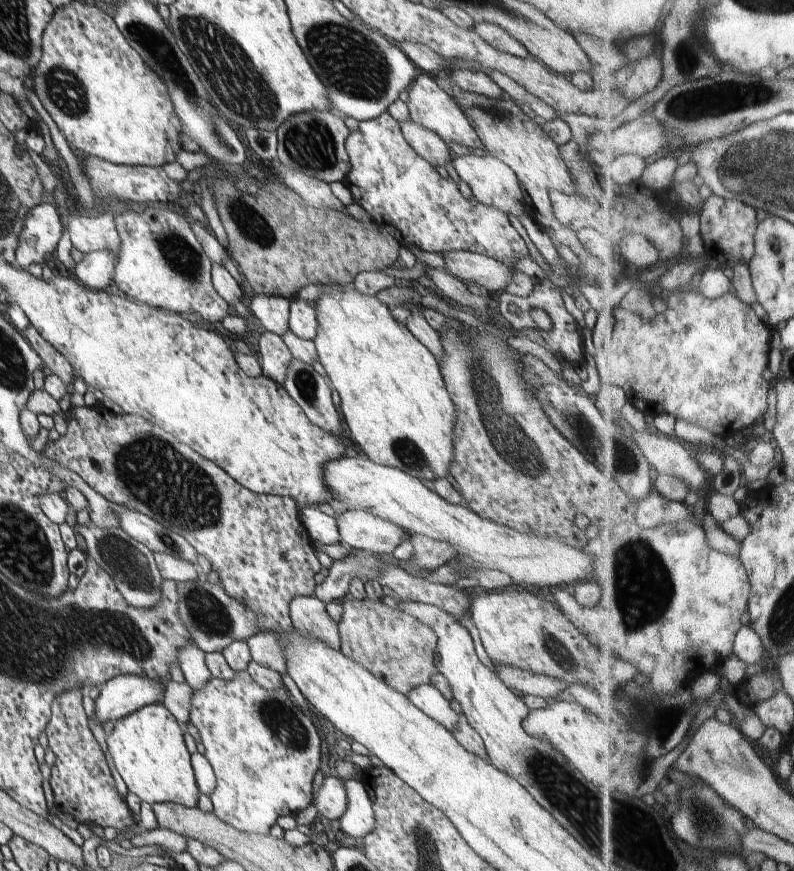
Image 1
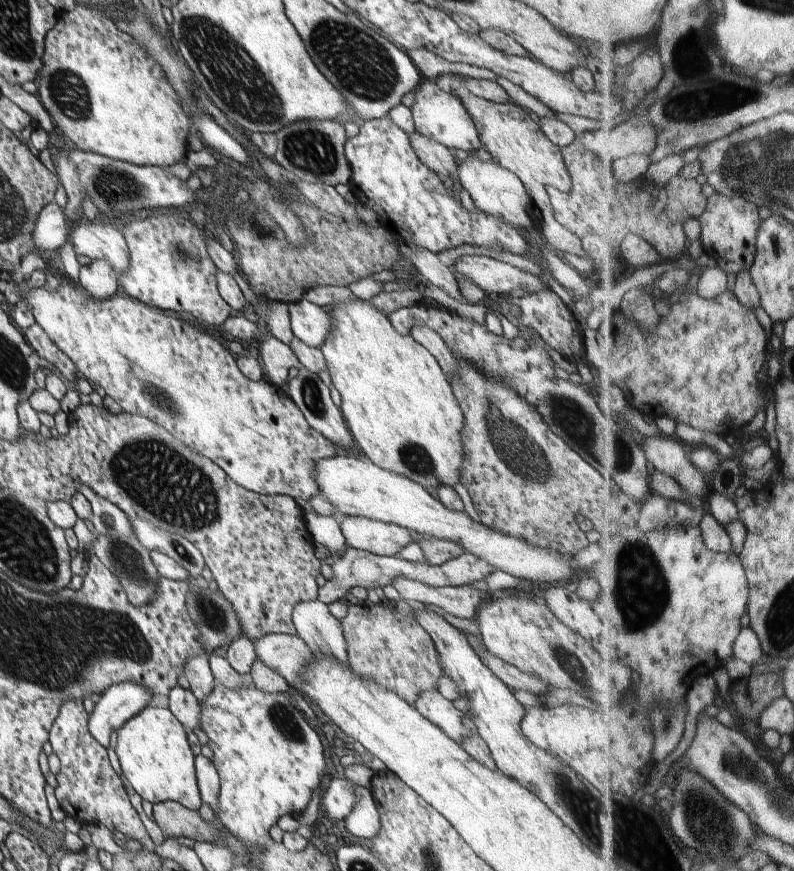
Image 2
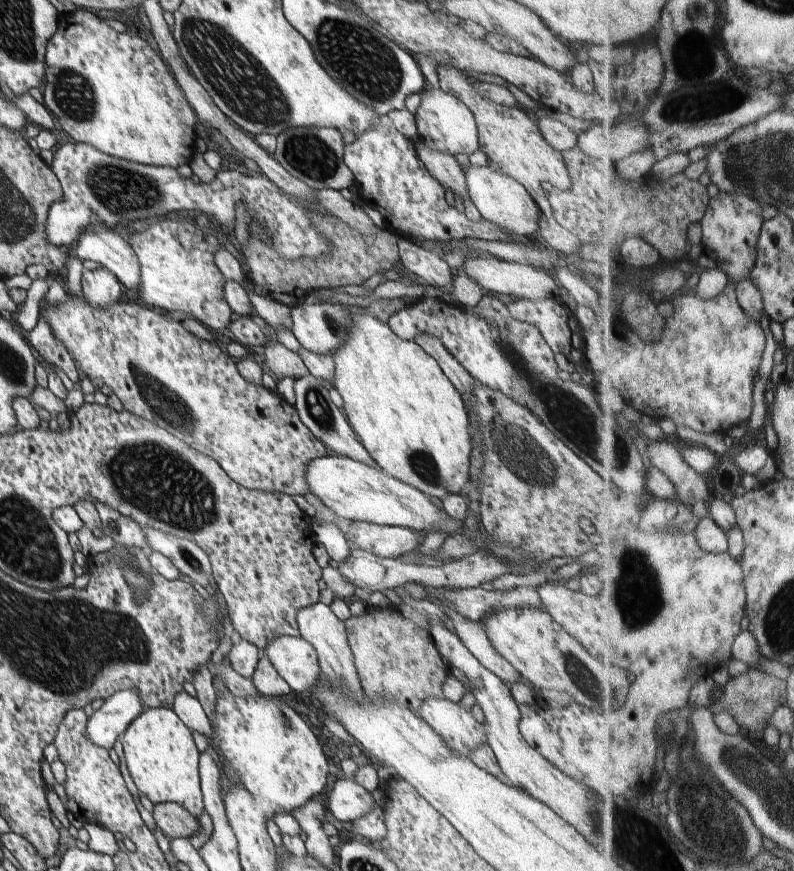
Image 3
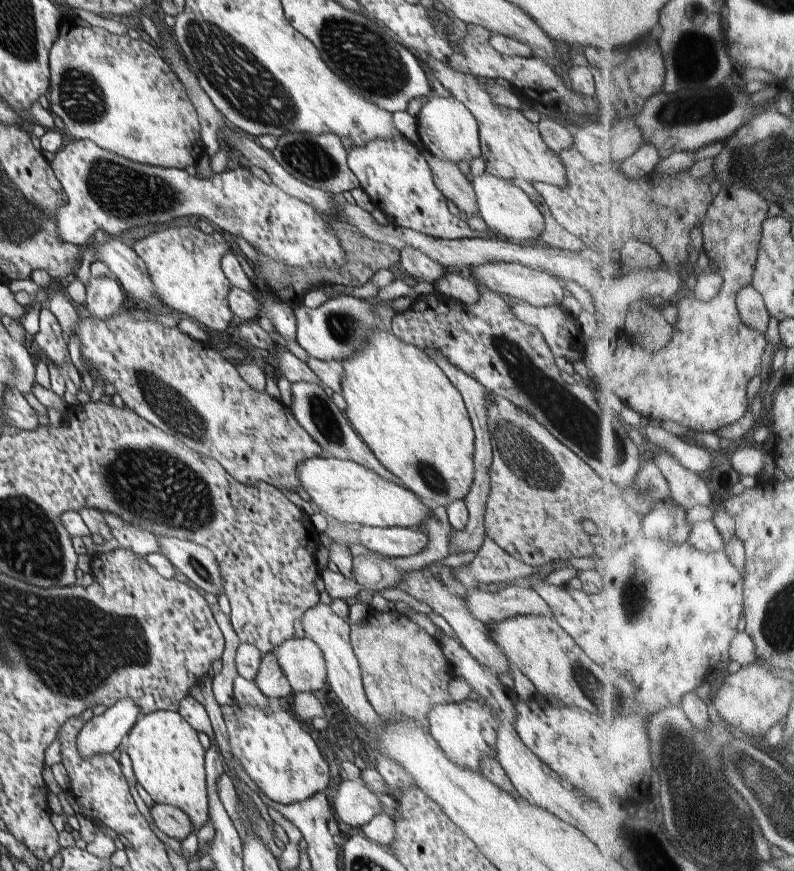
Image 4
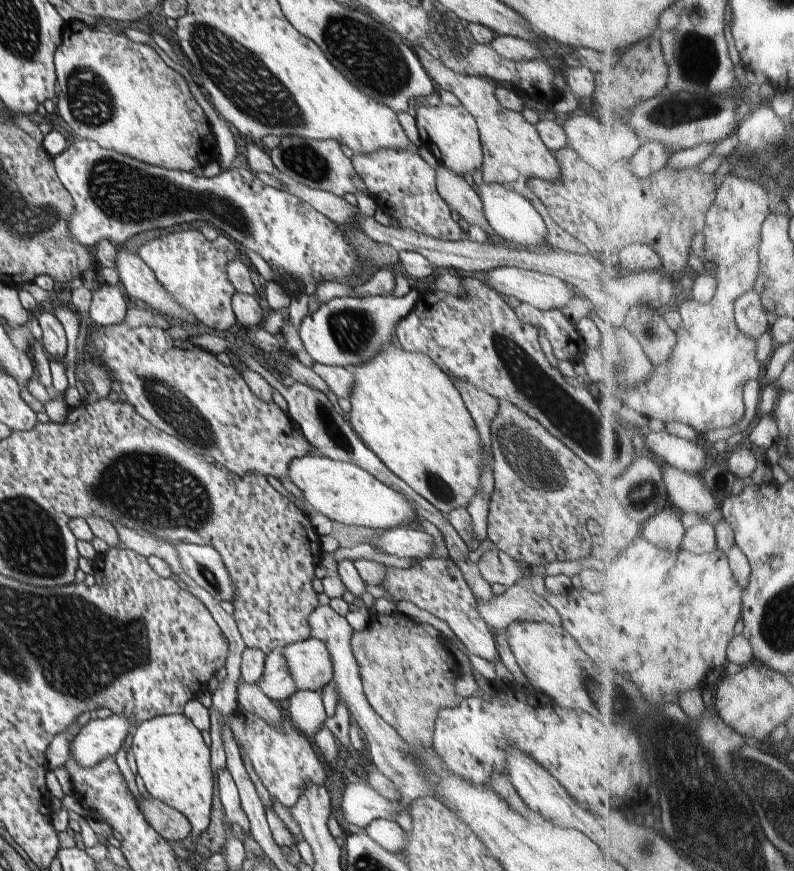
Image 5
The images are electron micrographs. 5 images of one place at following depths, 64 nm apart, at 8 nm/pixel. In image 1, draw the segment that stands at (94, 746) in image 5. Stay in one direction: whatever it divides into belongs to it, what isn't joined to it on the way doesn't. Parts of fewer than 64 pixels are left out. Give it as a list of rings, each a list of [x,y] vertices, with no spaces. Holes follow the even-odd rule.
[[[120,675],[100,686],[95,715],[89,720],[89,727],[100,746],[106,750],[107,735],[102,727],[106,722],[115,723],[146,705],[156,703],[162,690],[164,687],[158,681],[139,675]]]

